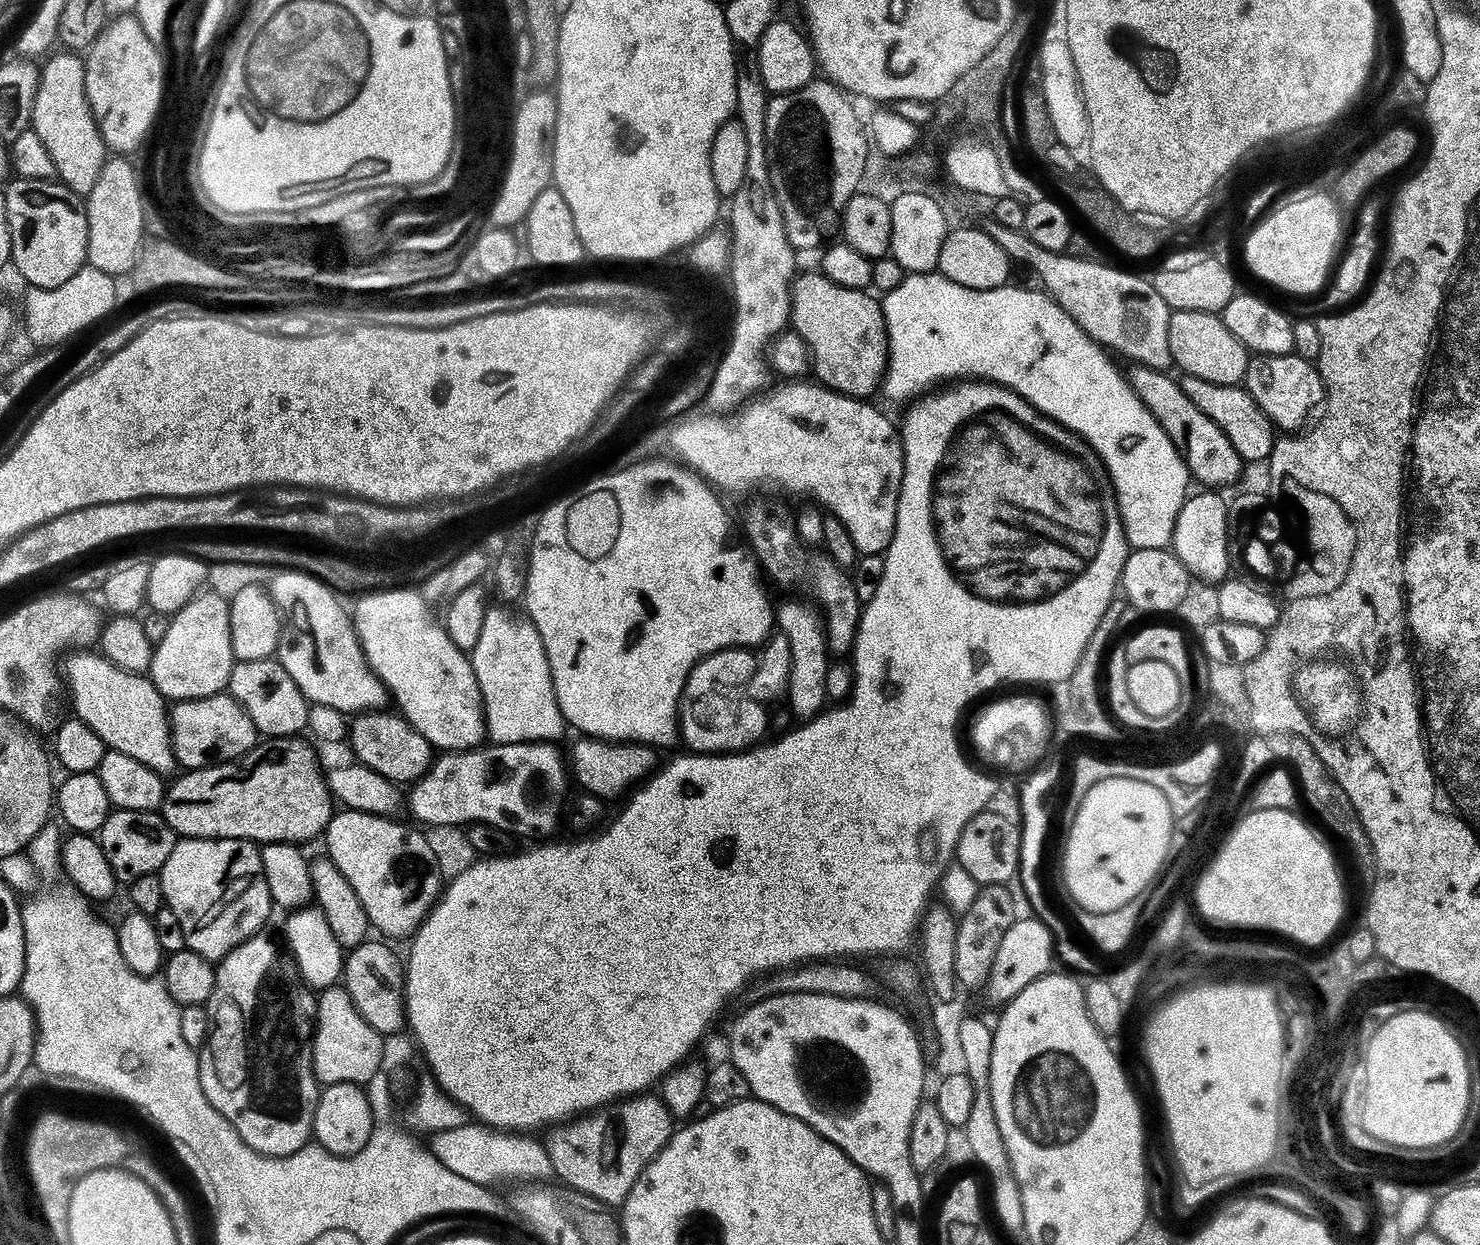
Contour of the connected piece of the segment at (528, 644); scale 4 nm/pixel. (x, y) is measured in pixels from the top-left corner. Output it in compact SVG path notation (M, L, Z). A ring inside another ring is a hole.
M504 606L489 607L477 645L470 651L472 669L483 696L485 723L494 726L498 742L556 742L567 729L557 704L542 638L532 621L511 616Z

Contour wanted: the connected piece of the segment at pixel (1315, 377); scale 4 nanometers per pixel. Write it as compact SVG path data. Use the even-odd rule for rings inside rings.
M1289 354L1286 356L1253 355L1242 381L1243 387L1262 406L1281 433L1292 434L1305 427L1304 419L1312 412L1316 403L1325 399L1324 383L1320 381L1320 369L1313 361ZM1304 424L1304 425L1303 425ZM1281 428L1281 429L1280 429Z

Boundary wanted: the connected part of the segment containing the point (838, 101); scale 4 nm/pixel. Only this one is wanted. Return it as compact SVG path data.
M814 78L805 88L794 92L771 95L766 102L764 117L770 178L780 203L788 241L801 253L811 248L819 249L829 239L827 236L839 229L846 202L857 193L856 184L861 180L870 149L864 136L865 127L854 118L849 95L839 84L827 78Z

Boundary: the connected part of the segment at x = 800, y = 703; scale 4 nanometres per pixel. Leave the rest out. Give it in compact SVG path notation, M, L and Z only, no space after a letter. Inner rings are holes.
M800 600L778 604L774 620L777 629L790 642L791 668L786 691L786 701L798 720L811 719L820 714L827 703L826 670L830 663L827 650L823 616L815 605ZM824 704L824 705L823 705Z

